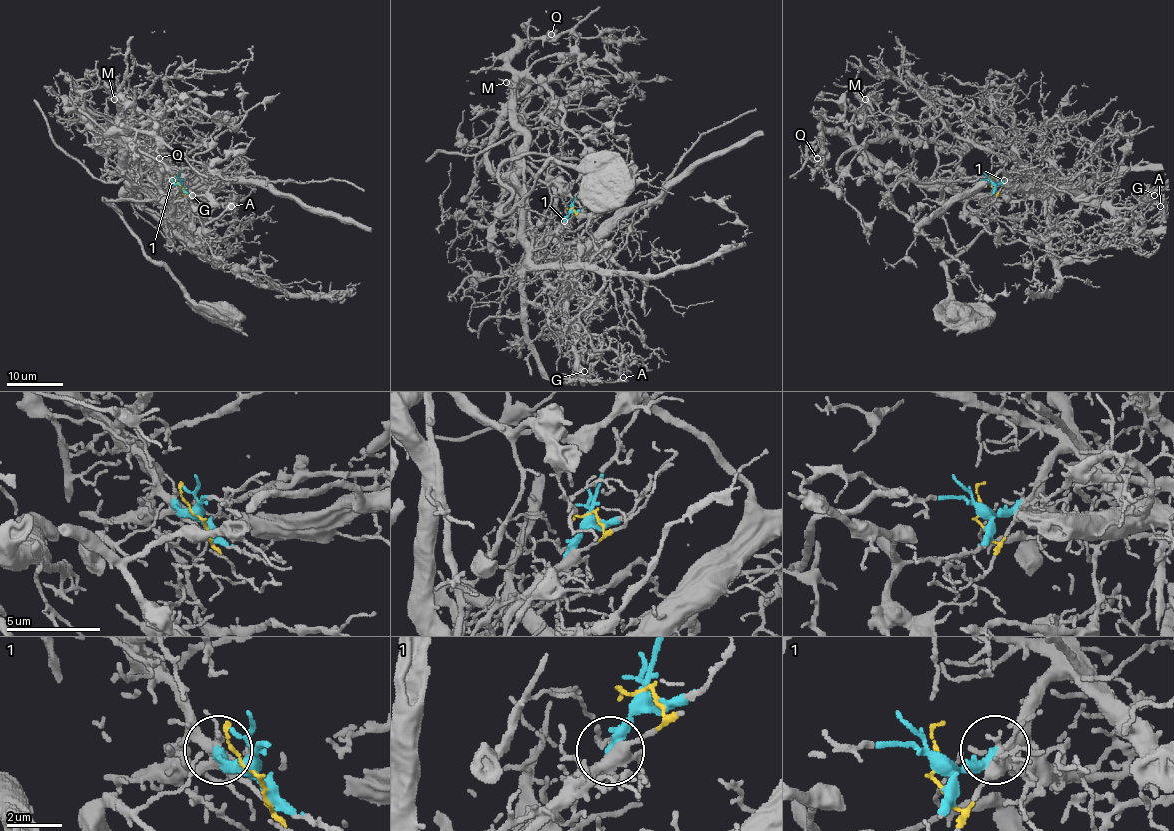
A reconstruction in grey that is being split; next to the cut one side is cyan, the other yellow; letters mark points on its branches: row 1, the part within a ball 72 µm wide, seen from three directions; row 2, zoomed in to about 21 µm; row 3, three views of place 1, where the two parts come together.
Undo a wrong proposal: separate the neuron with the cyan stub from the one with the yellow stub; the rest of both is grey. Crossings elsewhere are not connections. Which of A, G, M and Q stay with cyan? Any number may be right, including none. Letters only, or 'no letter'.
A, G

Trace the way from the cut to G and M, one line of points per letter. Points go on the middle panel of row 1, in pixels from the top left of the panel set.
G: (570, 208), (553, 237), (573, 258), (567, 324), (578, 335), (581, 353), (574, 367), (584, 371)
M: (570, 208), (587, 205), (567, 207), (553, 181), (525, 170), (492, 169), (490, 134), (524, 88), (506, 82)

